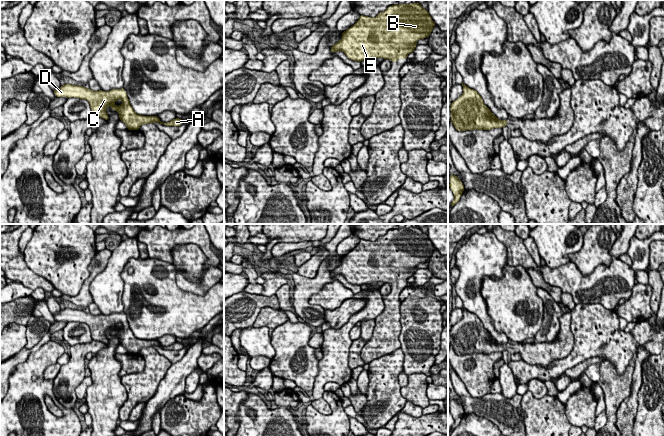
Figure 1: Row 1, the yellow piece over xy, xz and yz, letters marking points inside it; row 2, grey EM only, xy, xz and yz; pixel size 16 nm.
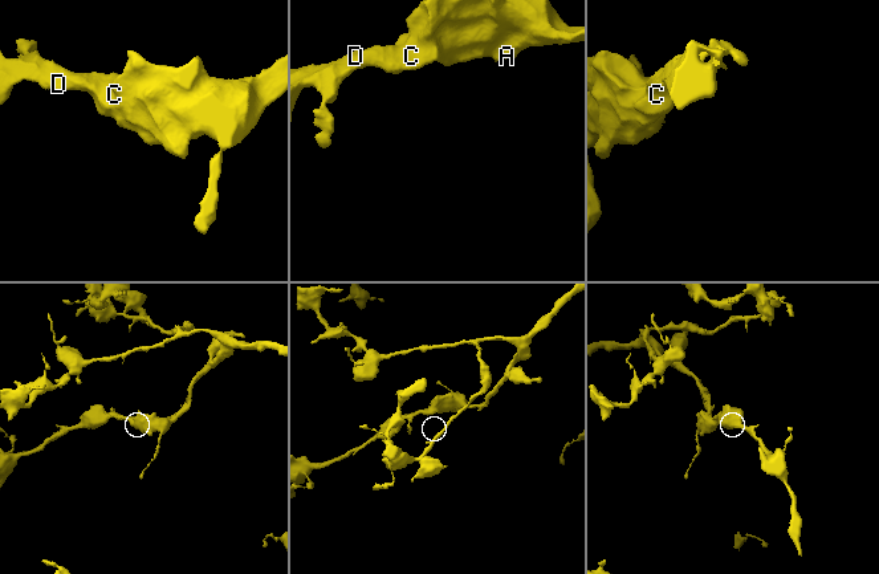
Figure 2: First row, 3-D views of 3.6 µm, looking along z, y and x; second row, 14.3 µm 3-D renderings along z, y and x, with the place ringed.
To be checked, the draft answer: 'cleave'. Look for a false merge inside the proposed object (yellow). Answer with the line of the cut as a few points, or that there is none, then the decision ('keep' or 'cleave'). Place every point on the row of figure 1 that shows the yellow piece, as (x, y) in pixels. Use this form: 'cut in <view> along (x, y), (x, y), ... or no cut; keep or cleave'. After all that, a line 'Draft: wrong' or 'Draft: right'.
no cut; keep
Draft: wrong

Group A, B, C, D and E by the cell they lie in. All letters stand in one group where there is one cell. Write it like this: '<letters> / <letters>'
A B C D E

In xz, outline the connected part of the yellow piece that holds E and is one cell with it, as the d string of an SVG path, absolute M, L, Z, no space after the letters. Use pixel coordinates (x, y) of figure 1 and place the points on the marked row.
M418 2L394 4L376 17L360 15L353 26L342 32L341 40L330 47L330 50L331 53L342 51L347 58L358 62L372 58L397 62L398 59L407 59L407 55L414 51L417 41L429 37L435 25L428 10Z

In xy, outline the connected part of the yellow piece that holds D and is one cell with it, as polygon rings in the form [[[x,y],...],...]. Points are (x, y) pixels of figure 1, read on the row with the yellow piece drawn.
[[[64,84],[59,89],[53,90],[56,97],[80,98],[89,102],[91,113],[95,117],[108,120],[109,116],[105,109],[110,106],[112,110],[117,111],[119,119],[125,123],[128,130],[139,130],[140,126],[148,123],[160,123],[165,126],[180,126],[184,122],[180,118],[175,118],[170,122],[163,123],[158,116],[143,116],[137,114],[130,105],[127,92],[124,88],[112,89],[108,92],[103,90],[93,91],[84,86]]]

